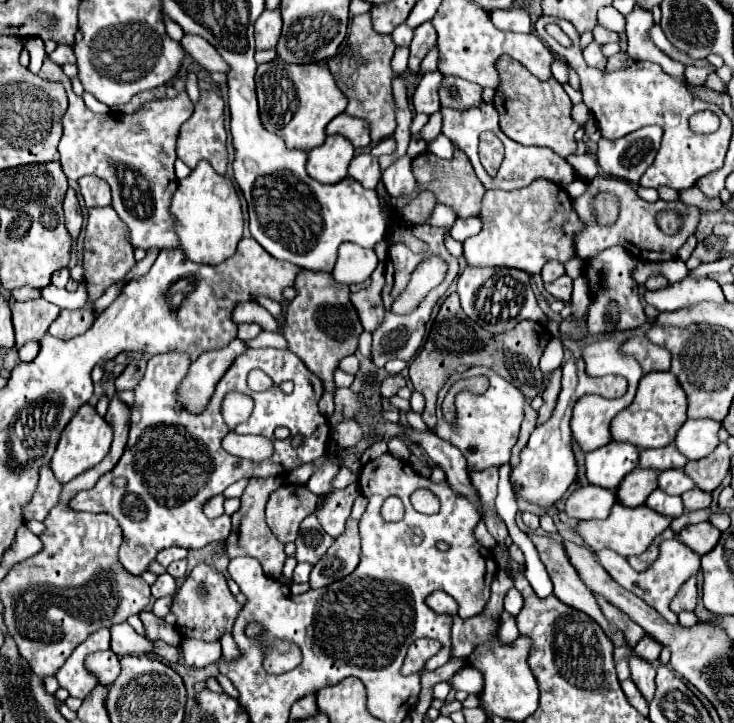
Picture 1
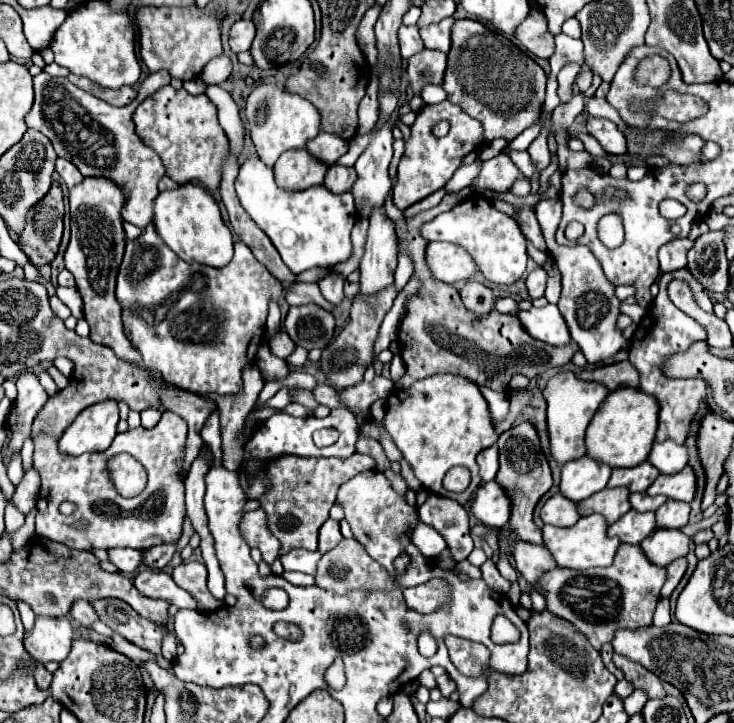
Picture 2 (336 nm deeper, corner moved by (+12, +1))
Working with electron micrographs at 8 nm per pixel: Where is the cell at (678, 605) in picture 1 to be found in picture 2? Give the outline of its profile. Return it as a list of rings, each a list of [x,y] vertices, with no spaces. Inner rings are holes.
[[[680,557],[680,559],[672,561],[672,563],[666,567],[666,571],[668,571],[668,577],[666,577],[666,583],[664,583],[664,587],[662,587],[662,597],[670,597],[672,591],[676,589],[676,585],[680,583],[680,579],[682,579],[682,575],[684,575],[684,571],[686,571],[686,559]]]

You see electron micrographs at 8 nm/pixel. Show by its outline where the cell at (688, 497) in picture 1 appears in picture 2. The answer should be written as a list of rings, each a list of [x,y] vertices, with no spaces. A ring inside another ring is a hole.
[[[668,499],[656,511],[656,523],[658,523],[658,527],[664,527],[664,529],[680,529],[688,523],[688,515],[690,515],[690,505],[688,503]]]

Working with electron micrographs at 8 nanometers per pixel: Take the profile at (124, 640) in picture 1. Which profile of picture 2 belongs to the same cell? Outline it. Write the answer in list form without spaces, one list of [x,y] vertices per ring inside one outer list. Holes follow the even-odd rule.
[[[76,601],[76,603],[72,605],[70,615],[72,615],[80,625],[84,625],[84,627],[92,627],[92,625],[98,621],[96,611],[94,611],[92,605],[88,605],[86,601]]]

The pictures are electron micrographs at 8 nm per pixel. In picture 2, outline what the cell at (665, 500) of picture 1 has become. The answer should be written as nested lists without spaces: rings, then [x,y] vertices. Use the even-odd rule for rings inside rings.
[[[630,509],[626,515],[622,515],[614,525],[608,527],[608,535],[620,537],[622,543],[638,545],[646,535],[650,535],[656,529],[654,513],[636,513]]]

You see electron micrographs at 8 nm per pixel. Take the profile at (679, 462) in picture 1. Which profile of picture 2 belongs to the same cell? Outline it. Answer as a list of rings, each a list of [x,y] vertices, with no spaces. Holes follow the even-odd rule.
[[[644,461],[636,467],[614,469],[608,481],[608,487],[628,487],[630,491],[646,491],[658,475],[660,471],[652,463]]]

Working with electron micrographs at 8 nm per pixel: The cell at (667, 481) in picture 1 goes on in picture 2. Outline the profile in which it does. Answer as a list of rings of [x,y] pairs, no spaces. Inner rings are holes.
[[[632,493],[630,495],[632,509],[636,509],[636,511],[656,511],[664,501],[666,501],[664,495],[660,495],[660,497],[652,497],[648,493]]]

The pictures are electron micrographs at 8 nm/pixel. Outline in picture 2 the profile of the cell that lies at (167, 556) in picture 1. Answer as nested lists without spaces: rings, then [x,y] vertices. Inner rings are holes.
[[[110,549],[108,551],[112,563],[120,569],[120,573],[124,575],[132,575],[140,569],[142,565],[142,551],[138,549]]]

